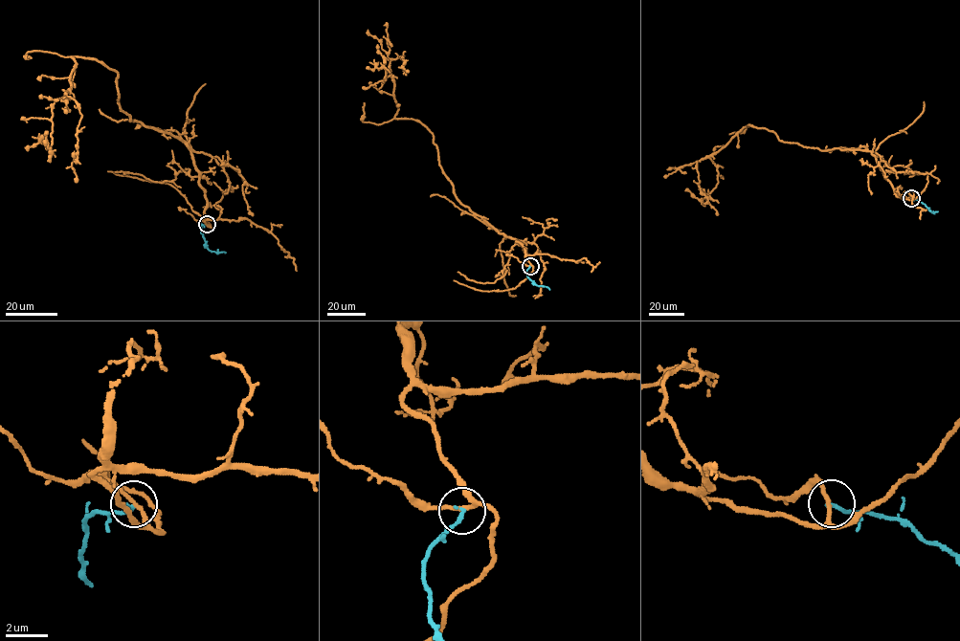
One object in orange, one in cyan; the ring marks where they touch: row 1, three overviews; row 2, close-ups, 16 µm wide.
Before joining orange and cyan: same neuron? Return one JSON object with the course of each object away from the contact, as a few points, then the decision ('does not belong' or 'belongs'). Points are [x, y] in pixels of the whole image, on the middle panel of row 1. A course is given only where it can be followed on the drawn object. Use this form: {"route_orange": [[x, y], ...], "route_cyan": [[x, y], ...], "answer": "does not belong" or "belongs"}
{"route_orange": [[530, 266], [523, 245], [457, 199], [432, 132], [395, 118], [390, 61], [401, 56], [408, 71]], "route_cyan": [[530, 266], [527, 276], [533, 283], [549, 290]], "answer": "does not belong"}

